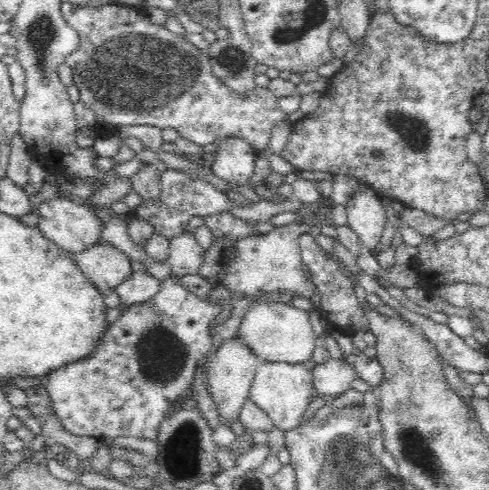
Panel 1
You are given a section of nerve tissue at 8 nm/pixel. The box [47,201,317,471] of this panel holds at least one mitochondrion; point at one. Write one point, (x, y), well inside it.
(162, 358)

